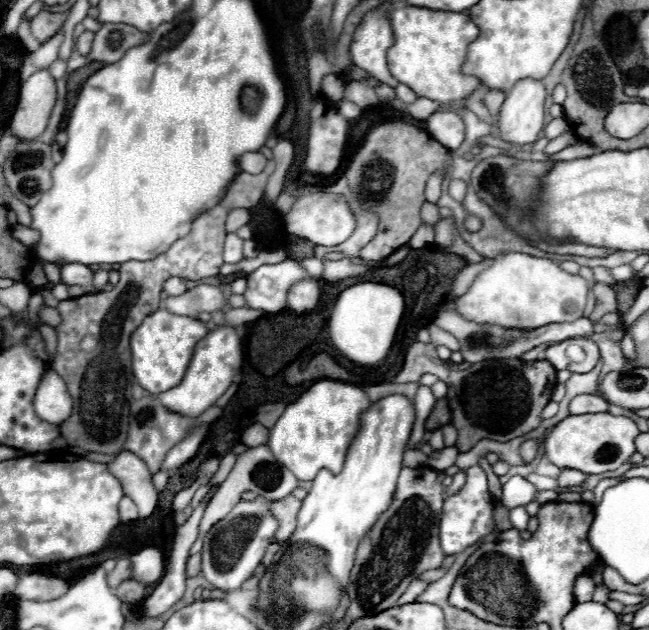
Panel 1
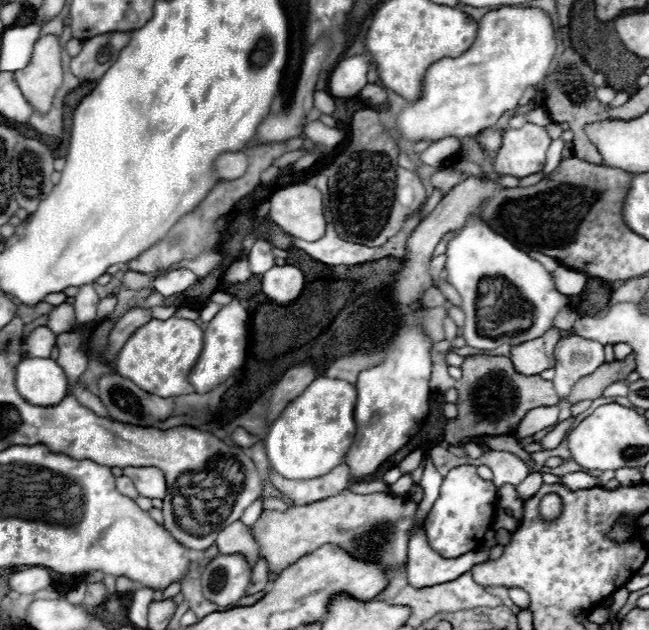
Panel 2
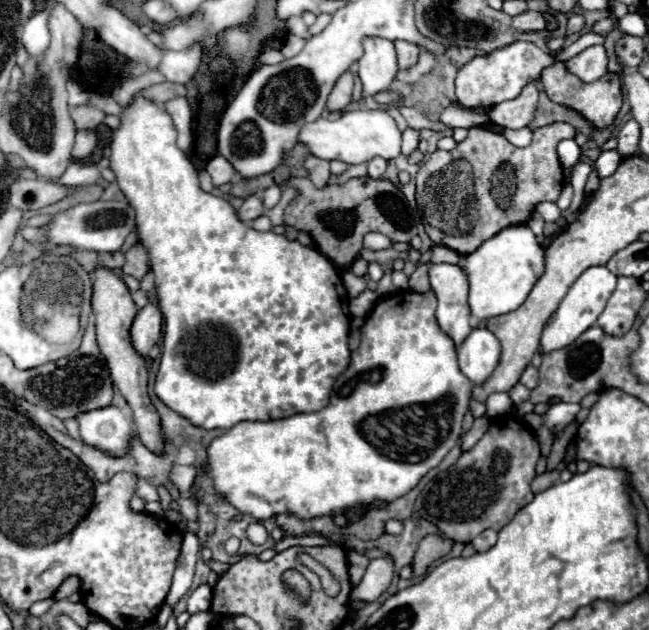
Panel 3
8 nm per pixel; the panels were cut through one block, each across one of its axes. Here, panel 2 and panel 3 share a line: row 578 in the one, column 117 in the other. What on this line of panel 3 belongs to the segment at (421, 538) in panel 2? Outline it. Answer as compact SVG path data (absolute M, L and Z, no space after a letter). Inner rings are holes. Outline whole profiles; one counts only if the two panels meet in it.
M106 406L90 412L76 414L80 436L88 444L110 452L112 456L126 454L130 440L134 436L134 426L130 418L116 406Z

